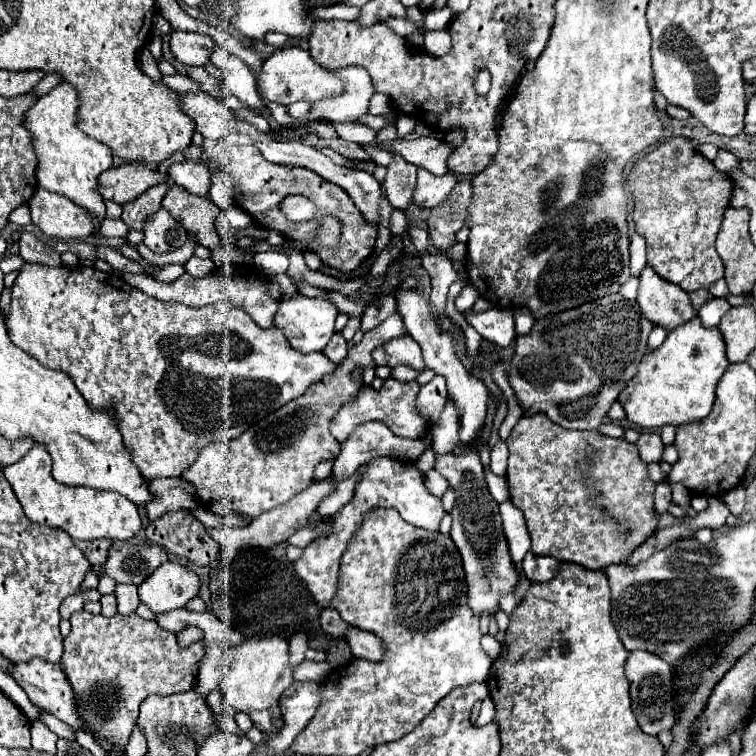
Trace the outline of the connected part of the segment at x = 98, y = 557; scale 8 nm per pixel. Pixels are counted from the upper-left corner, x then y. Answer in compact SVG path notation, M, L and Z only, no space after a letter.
M100 538L100 540L74 540L74 544L84 552L84 556L88 558L90 564L102 564L106 560L106 552L112 544L112 540L106 540L106 538Z

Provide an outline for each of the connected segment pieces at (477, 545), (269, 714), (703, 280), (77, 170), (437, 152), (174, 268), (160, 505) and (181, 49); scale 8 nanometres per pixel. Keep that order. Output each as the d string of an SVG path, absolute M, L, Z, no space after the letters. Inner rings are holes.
M480 428L474 442L466 444L468 450L464 454L458 454L458 456L446 454L446 456L436 460L434 468L452 484L452 488L456 492L456 506L452 510L454 522L452 522L450 538L454 540L460 556L462 556L466 584L468 584L468 606L472 608L474 614L482 614L482 612L496 614L498 598L502 594L514 592L514 588L518 584L518 572L510 560L508 544L506 544L506 538L502 534L502 520L500 520L500 512L498 512L498 502L488 492L480 454L476 452L482 430L484 428Z
M278 636L246 638L242 646L230 648L228 652L232 652L232 658L228 664L228 674L222 682L224 702L240 712L246 712L262 734L276 734L284 726L278 700L282 692L294 682L292 664L288 662L288 642Z
M670 136L656 144L632 166L628 176L634 196L634 228L646 238L648 266L654 272L692 292L712 286L724 276L724 262L714 248L720 216L730 204L732 180L718 172L688 138ZM722 206L722 210L720 210Z
M58 84L56 88L52 88L50 94L38 98L34 106L26 110L22 126L30 132L34 152L38 156L38 188L66 196L74 204L82 206L92 216L94 232L98 232L106 216L106 206L98 192L98 176L112 166L112 152L108 146L96 142L76 128L76 112L78 94L68 84Z
M398 136L392 140L378 140L376 138L376 146L380 150L388 150L388 152L402 156L404 160L408 160L414 166L426 168L434 176L444 176L448 172L446 158L454 150L444 140L436 140L430 136L416 138L416 140L404 140Z
M168 264L168 266L162 266L158 272L150 274L152 278L160 280L160 282L174 282L178 276L182 276L186 270L182 264Z
M158 478L150 482L150 490L154 492L154 500L146 504L148 518L156 520L164 516L166 512L172 510L182 510L182 508L198 508L198 496L196 490L190 482L184 478Z
M172 32L170 50L172 56L186 66L204 66L210 62L214 40L196 32Z

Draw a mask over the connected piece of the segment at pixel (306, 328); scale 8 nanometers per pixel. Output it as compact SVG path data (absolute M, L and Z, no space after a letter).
M298 294L298 296L292 296L292 298L280 302L280 306L274 314L274 326L284 332L284 336L288 338L288 342L294 350L308 354L308 352L320 352L328 344L328 340L334 334L336 316L338 316L338 308L332 302Z

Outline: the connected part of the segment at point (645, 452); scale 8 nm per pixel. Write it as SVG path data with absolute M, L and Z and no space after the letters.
M650 432L640 434L636 446L638 446L638 452L640 452L640 456L642 456L642 460L644 460L646 464L650 464L650 462L660 462L660 460L662 460L664 444L662 444L662 438L660 438L658 434L650 434Z

